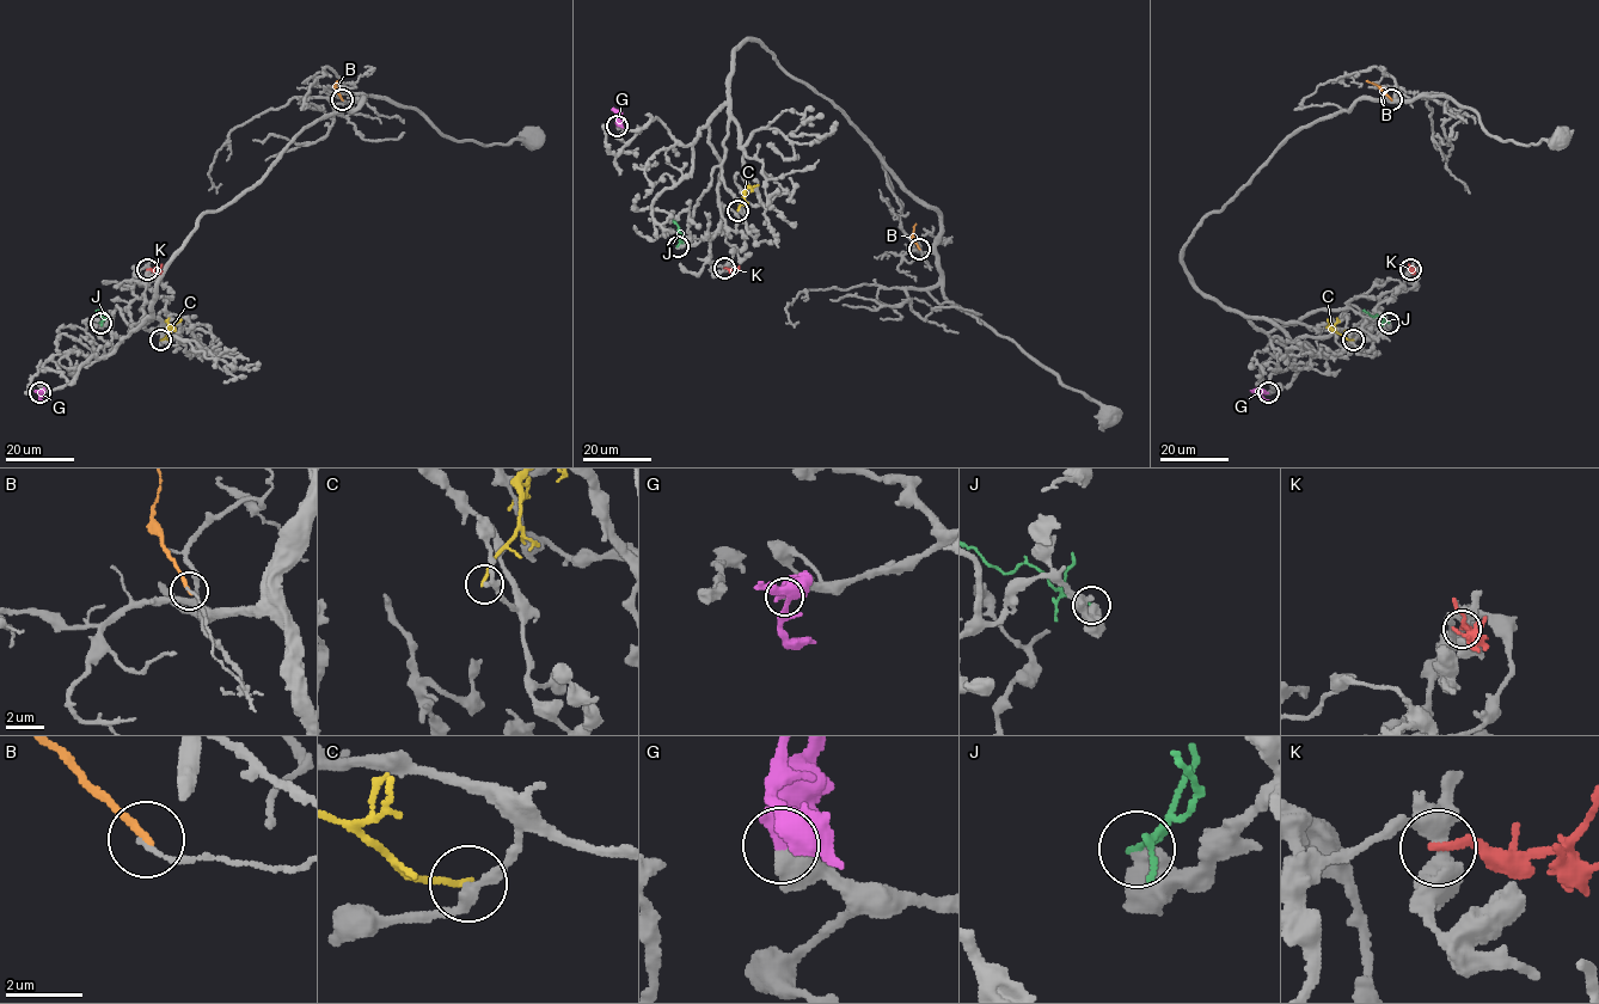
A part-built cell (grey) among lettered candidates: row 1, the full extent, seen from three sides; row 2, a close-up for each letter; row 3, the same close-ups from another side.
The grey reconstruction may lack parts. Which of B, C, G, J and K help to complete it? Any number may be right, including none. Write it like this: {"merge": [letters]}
{"merge": ["G"]}

